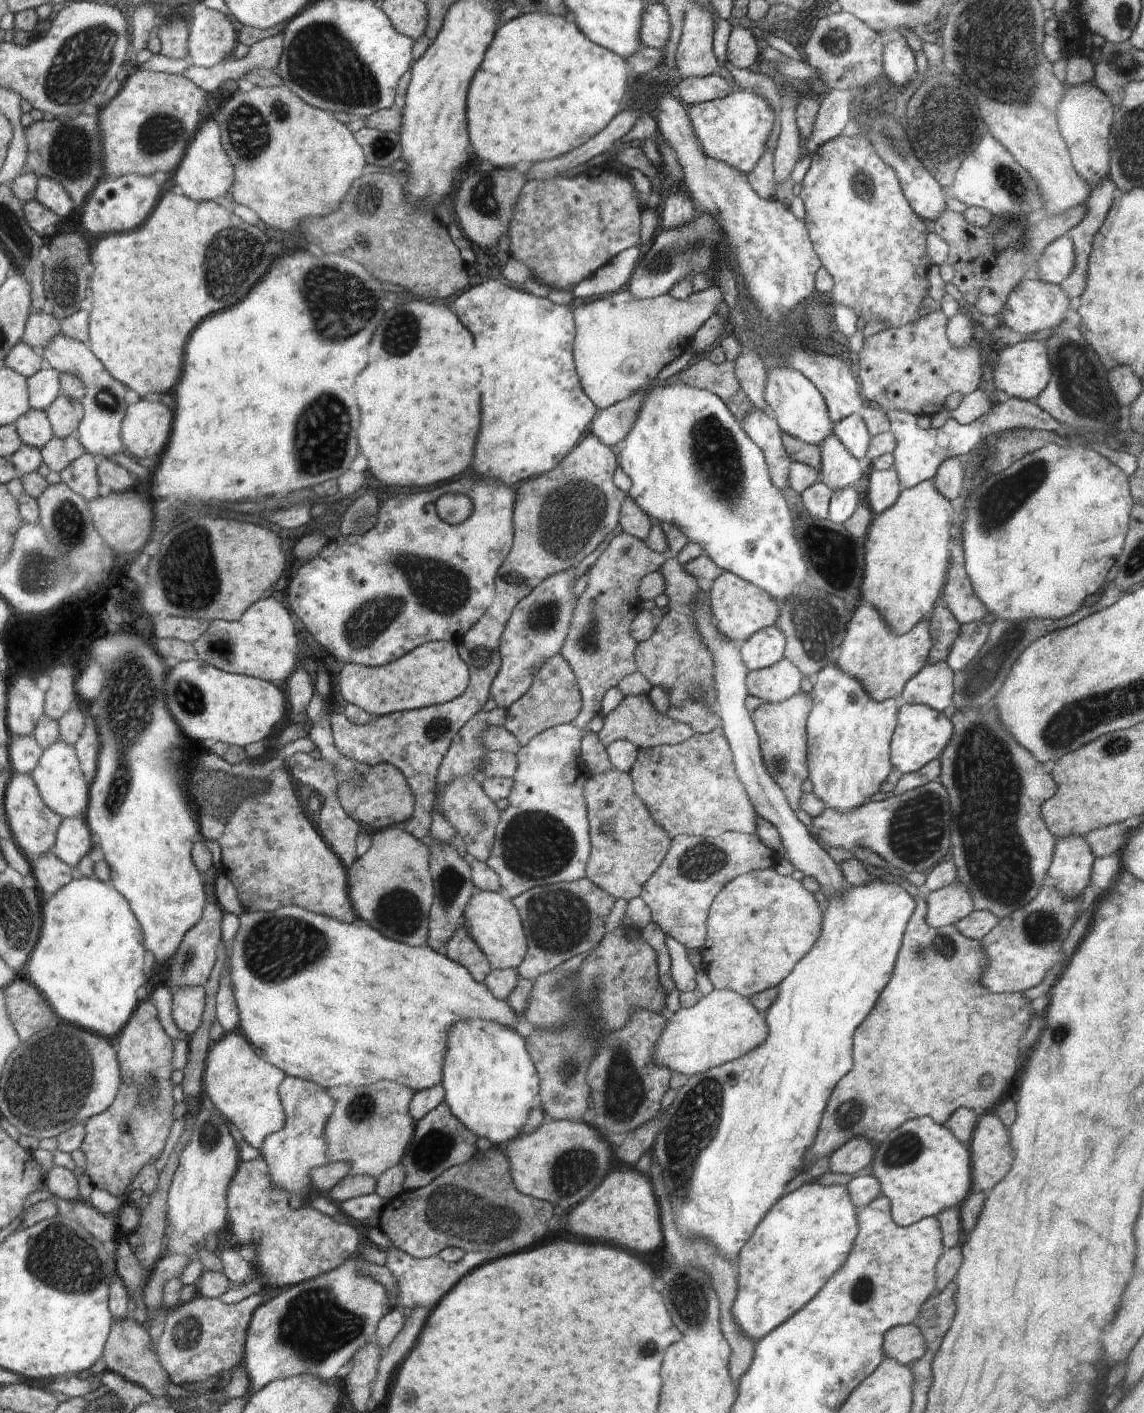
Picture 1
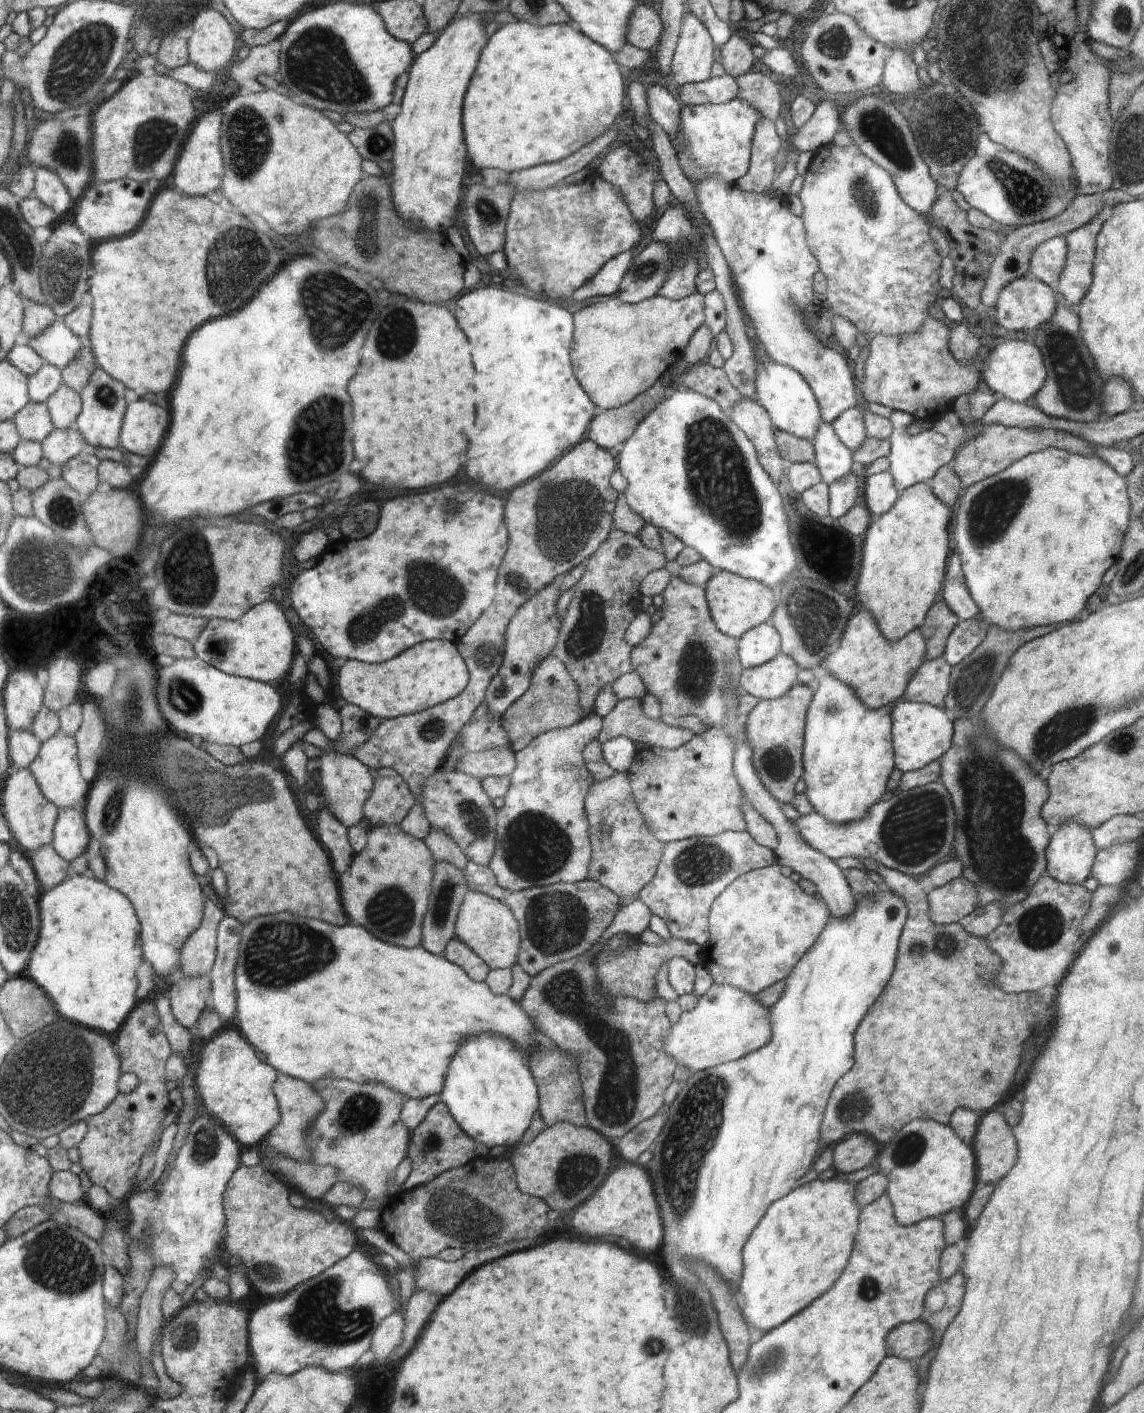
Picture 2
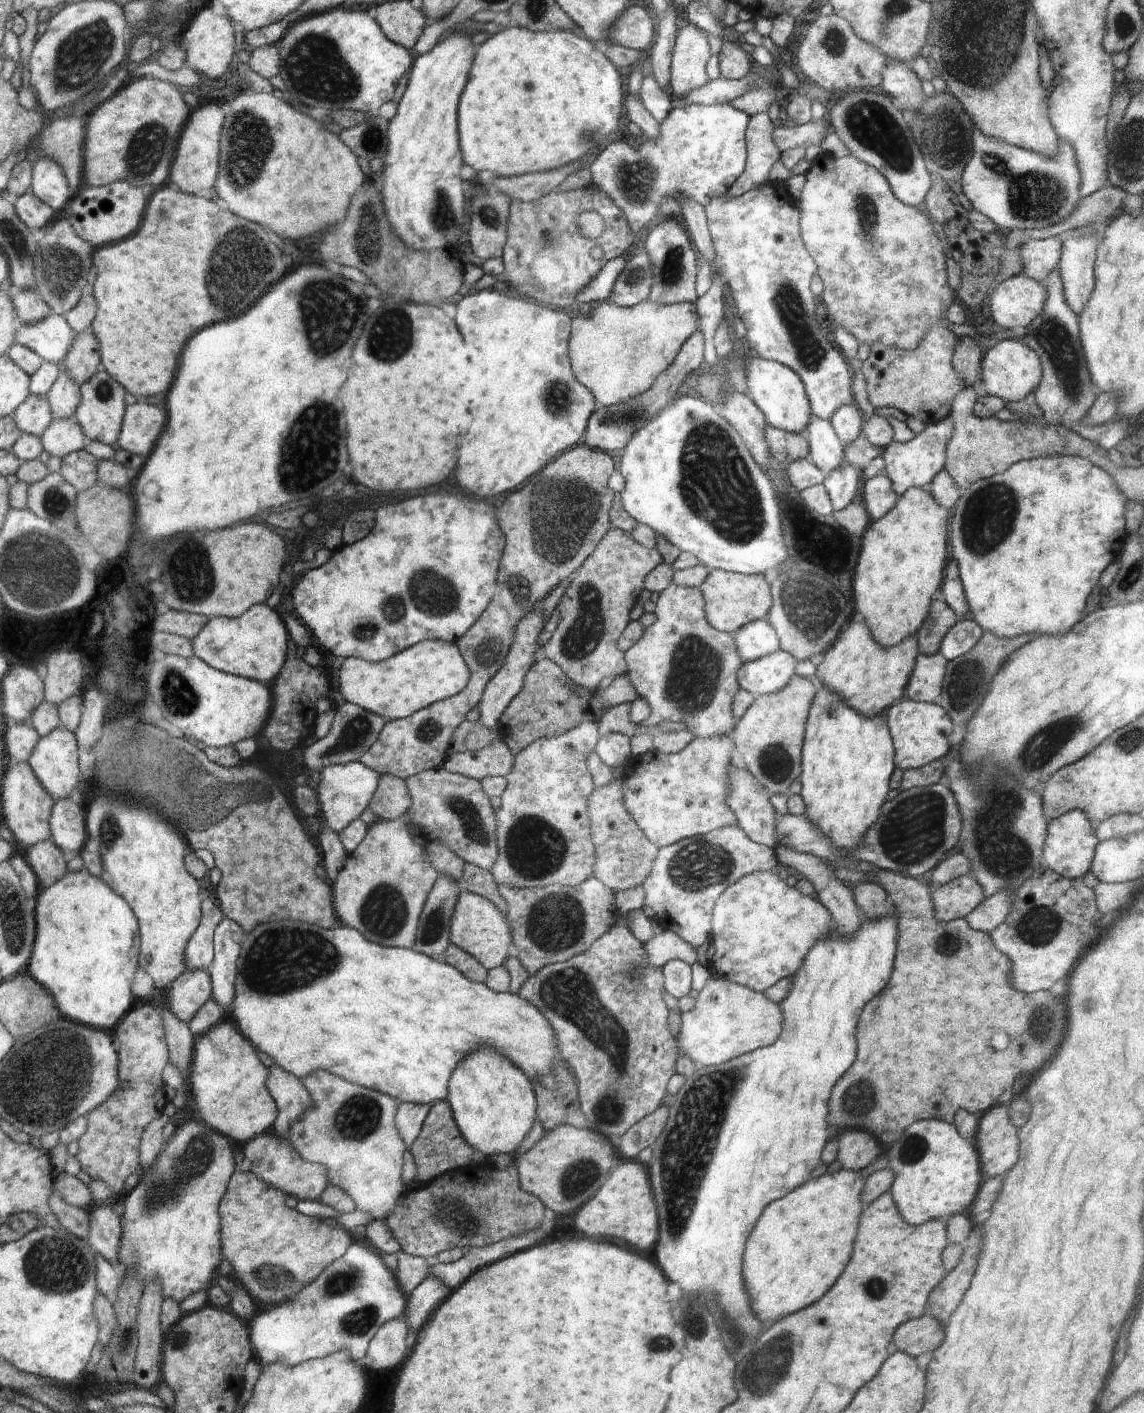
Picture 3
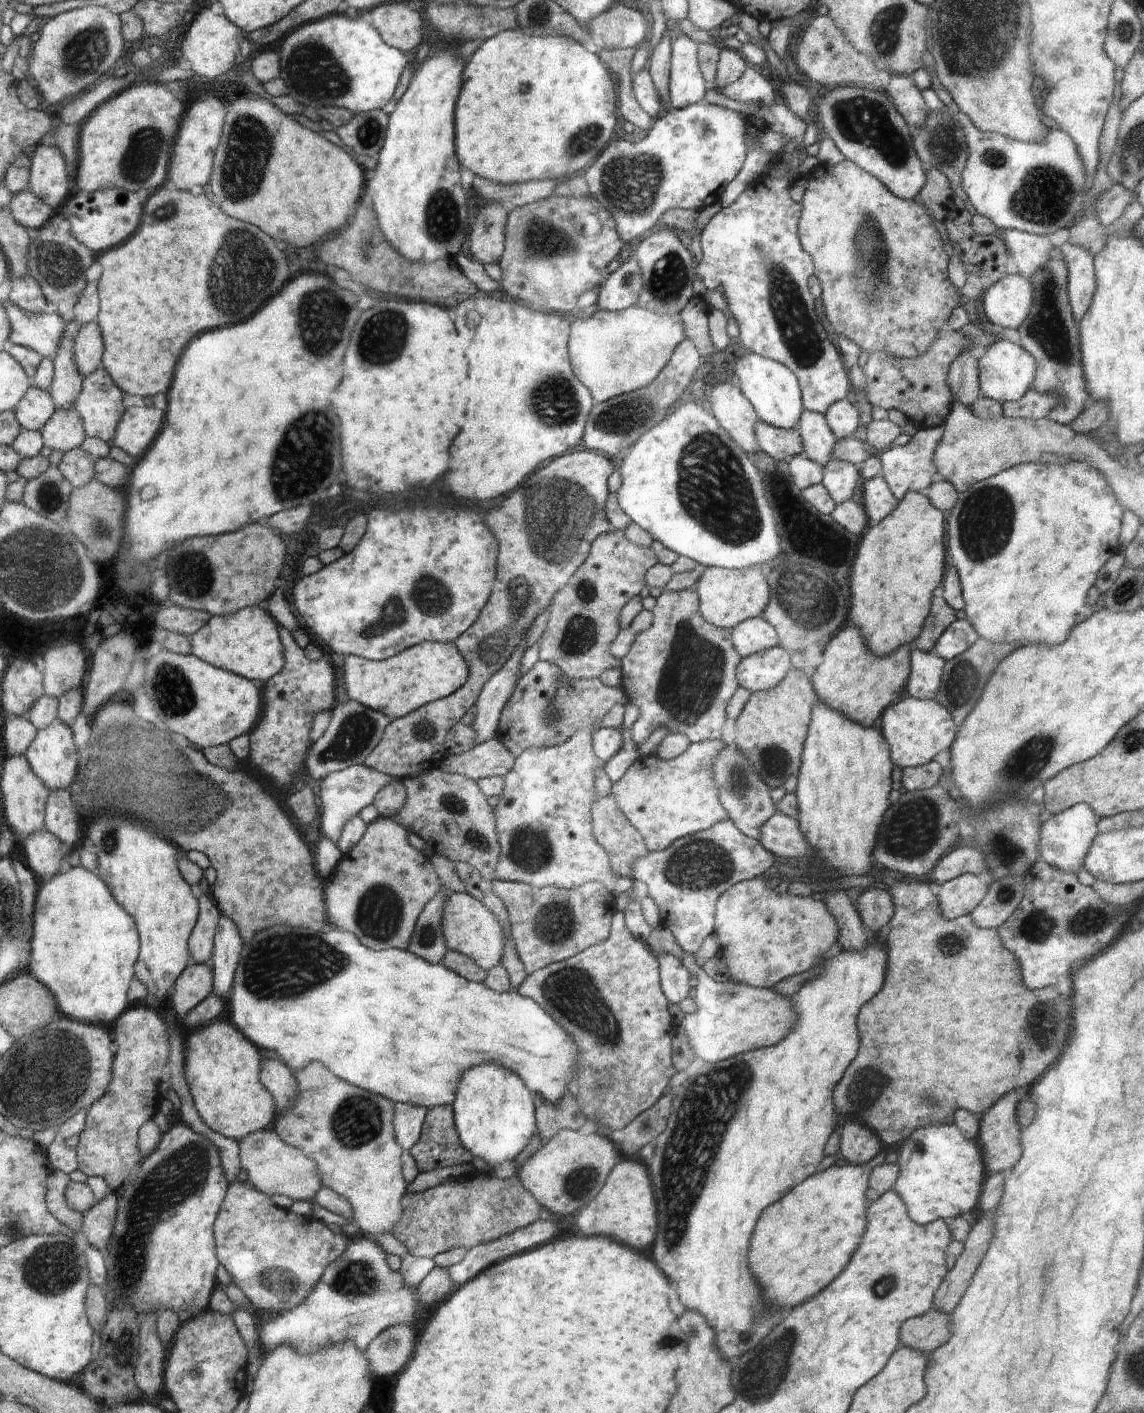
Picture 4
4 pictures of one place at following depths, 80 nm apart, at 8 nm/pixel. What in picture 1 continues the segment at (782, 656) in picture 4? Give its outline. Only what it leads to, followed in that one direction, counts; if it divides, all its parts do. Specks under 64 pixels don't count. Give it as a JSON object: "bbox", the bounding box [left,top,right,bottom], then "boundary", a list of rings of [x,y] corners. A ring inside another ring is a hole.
{"bbox":[745,657,802,703],"boundary":[[[782,657],[772,666],[749,671],[745,676],[745,685],[753,697],[779,703],[800,692],[802,678],[799,668],[788,658]]]}

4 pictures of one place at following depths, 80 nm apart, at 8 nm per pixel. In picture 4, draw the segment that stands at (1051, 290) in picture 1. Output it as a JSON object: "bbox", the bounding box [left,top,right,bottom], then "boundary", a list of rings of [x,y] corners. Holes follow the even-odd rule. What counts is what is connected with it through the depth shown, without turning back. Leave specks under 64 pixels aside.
{"bbox":[982,271,1035,329],"boundary":[[[1014,271],[988,287],[982,306],[992,325],[1018,329],[1034,306],[1035,287],[1031,280]]]}

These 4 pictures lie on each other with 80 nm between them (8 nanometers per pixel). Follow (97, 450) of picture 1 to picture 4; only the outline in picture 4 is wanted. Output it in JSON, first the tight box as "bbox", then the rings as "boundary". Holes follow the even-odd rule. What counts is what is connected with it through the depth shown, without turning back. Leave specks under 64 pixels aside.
{"bbox":[6,302,124,443],"boundary":[[[7,302],[6,308],[12,321],[12,345],[36,349],[43,357],[54,357],[59,353],[67,322],[57,313],[33,313],[20,305]],[[104,366],[85,378],[76,405],[85,420],[89,436],[110,443],[118,430],[118,420],[124,412],[124,406],[122,389]]]}

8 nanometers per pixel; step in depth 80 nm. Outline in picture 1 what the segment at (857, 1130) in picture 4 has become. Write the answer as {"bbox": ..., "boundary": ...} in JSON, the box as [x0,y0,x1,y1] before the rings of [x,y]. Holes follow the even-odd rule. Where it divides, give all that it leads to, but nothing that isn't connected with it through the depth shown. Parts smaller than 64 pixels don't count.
{"bbox":[828,1138,872,1174],"boundary":[[[854,1138],[830,1155],[828,1159],[830,1172],[856,1174],[870,1164],[872,1146],[867,1138]]]}

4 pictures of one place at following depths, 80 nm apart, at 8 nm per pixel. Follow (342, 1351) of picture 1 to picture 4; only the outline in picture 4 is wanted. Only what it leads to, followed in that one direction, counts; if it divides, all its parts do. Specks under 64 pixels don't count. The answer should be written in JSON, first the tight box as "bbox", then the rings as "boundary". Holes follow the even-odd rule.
{"bbox":[259,1240,423,1353],"boundary":[[[354,1240],[340,1258],[327,1267],[311,1294],[290,1312],[266,1322],[259,1335],[265,1353],[280,1345],[292,1345],[299,1353],[311,1353],[330,1343],[352,1339],[362,1353],[388,1327],[415,1325],[423,1304],[417,1286],[408,1284],[400,1271],[388,1267],[386,1252],[374,1240]]]}

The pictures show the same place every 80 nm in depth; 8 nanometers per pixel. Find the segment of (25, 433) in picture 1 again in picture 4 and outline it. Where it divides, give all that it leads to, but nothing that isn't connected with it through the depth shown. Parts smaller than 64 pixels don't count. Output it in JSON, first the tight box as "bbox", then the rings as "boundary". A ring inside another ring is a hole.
{"bbox":[14,385,57,431],"boundary":[[[33,385],[14,411],[24,429],[42,431],[57,410],[51,391]]]}

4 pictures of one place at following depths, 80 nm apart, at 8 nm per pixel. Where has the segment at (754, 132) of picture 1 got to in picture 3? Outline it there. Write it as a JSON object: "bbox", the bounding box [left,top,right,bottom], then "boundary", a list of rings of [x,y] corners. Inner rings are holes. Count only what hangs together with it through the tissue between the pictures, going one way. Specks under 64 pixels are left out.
{"bbox":[588,103,750,233],"boundary":[[[676,103],[665,121],[659,123],[657,139],[633,148],[630,143],[619,139],[609,144],[588,165],[592,186],[604,191],[622,212],[626,214],[632,233],[637,233],[644,226],[654,225],[659,219],[659,204],[665,197],[690,199],[705,207],[712,197],[726,194],[729,186],[742,174],[747,159],[745,143],[746,128],[750,115],[731,106],[730,103],[703,105]]]}

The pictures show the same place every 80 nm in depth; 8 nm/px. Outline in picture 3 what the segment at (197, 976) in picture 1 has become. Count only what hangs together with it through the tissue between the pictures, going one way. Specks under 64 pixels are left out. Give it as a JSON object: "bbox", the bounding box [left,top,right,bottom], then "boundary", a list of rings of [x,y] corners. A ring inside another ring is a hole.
{"bbox":[185,900,223,969],"boundary":[[[202,900],[202,920],[185,948],[185,961],[189,969],[205,969],[214,960],[215,928],[223,922],[220,908],[210,900]]]}

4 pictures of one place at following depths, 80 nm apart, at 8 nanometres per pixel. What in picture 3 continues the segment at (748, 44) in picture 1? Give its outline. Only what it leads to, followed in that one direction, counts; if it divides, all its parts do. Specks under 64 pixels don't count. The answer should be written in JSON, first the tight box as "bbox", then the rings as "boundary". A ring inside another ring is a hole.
{"bbox":[719,38,750,79],"boundary":[[[737,38],[724,39],[719,51],[719,71],[727,79],[741,79],[750,72],[750,56],[738,46]]]}

